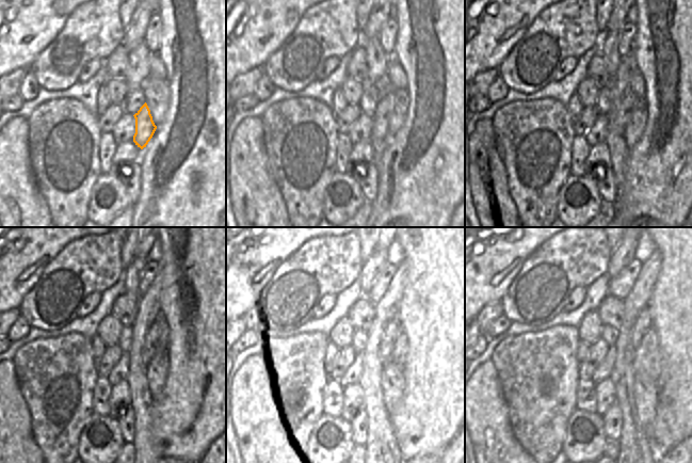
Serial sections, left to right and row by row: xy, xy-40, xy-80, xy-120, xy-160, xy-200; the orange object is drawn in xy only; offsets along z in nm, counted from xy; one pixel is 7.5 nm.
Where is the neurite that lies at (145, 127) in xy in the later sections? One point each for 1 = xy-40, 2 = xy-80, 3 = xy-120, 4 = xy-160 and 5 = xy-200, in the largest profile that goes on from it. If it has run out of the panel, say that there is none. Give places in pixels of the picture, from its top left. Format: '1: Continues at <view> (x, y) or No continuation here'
1: Continues at xy-40 (381, 117)
2: Continues at xy-80 (629, 99)
3: Continues at xy-120 (149, 349)
4: Continues at xy-160 (389, 337)
5: Continues at xy-200 (643, 322)

